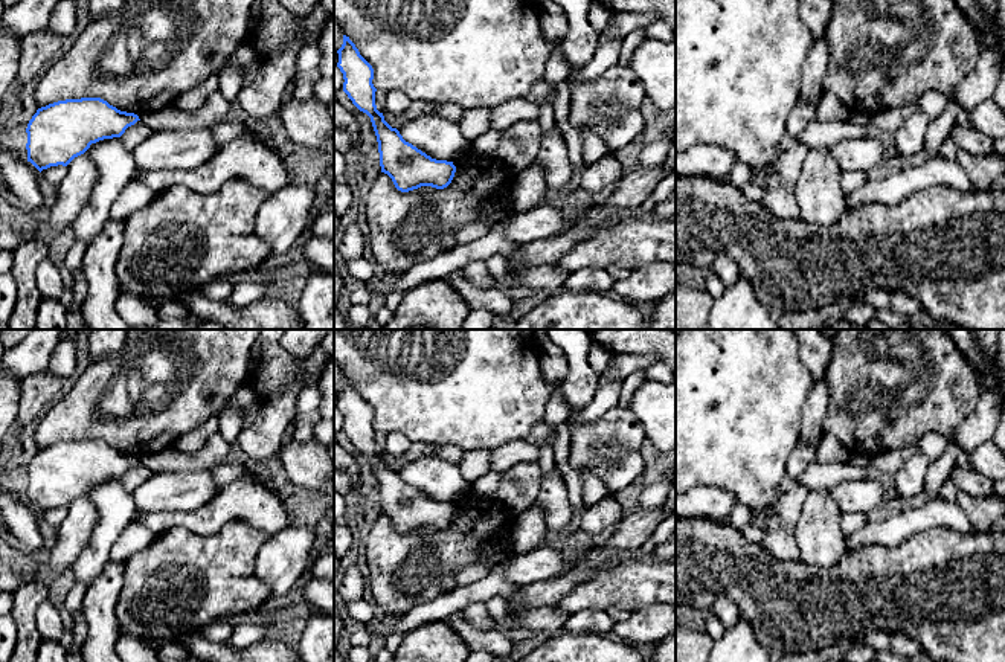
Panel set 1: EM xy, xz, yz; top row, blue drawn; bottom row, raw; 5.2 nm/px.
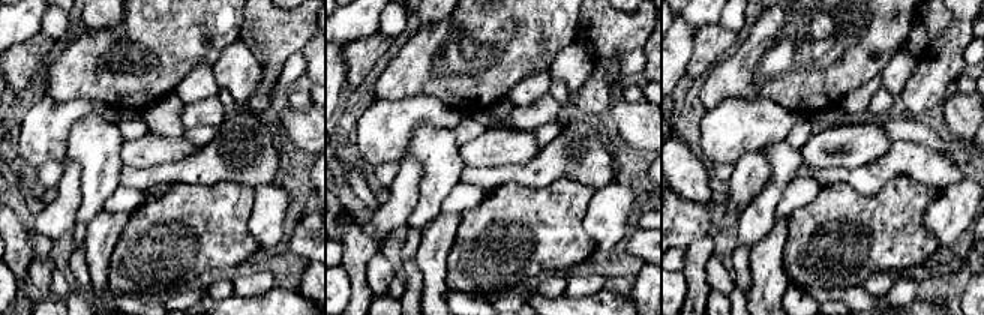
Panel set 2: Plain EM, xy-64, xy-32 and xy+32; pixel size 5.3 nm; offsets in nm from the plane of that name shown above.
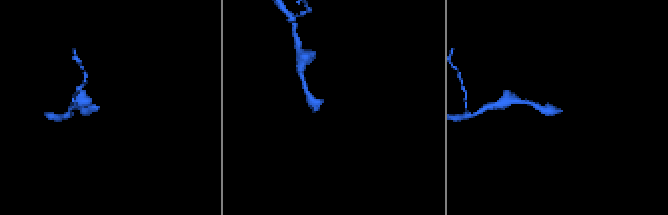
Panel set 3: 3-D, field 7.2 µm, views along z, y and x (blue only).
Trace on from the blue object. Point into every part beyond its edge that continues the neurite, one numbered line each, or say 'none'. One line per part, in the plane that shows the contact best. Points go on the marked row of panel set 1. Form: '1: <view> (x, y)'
none

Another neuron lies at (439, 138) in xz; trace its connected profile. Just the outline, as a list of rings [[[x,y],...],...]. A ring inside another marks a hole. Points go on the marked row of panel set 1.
[[[438,113],[421,116],[398,131],[406,142],[436,160],[453,162],[468,146],[459,125]]]

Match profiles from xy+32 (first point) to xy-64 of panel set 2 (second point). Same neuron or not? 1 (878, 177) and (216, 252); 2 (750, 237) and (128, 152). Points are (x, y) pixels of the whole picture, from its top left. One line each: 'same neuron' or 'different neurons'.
1: different neurons
2: different neurons

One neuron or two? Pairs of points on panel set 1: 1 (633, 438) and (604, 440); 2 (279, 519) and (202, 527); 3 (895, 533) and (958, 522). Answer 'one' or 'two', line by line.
1: one
2: one
3: one

